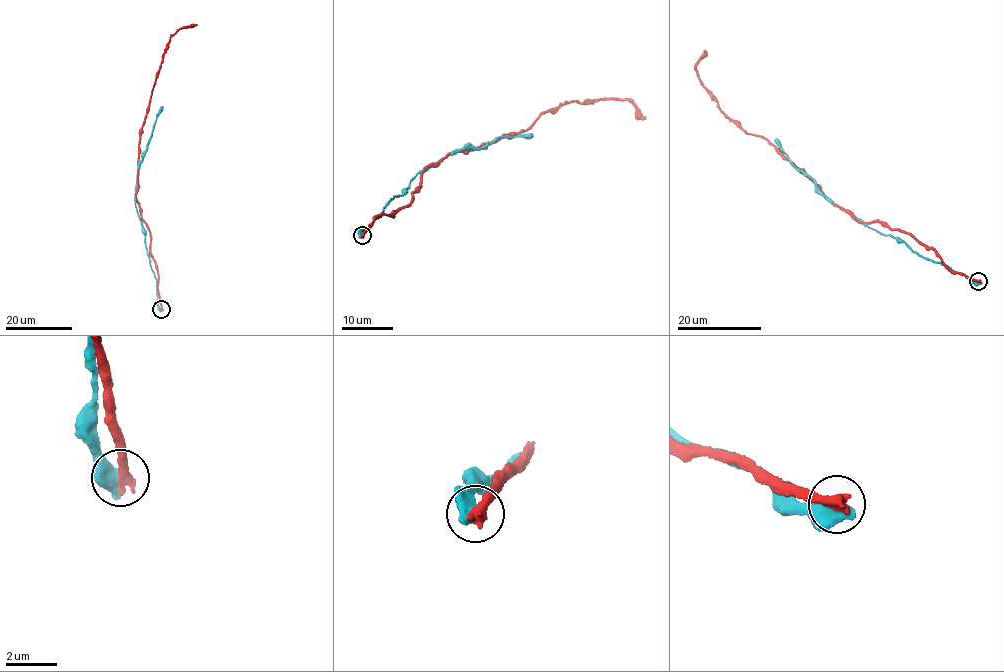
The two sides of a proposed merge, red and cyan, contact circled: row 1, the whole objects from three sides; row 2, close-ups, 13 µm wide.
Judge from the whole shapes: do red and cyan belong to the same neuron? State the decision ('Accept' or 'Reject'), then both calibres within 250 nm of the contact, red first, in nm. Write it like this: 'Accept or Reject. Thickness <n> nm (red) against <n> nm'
Reject. Thickness 500 nm (red) against 700 nm

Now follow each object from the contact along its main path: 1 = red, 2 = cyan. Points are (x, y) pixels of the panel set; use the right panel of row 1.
1: (978, 281), (954, 273), (908, 234), (862, 223), (764, 138), (749, 135), (704, 87), (695, 68), (705, 49)
2: (978, 281), (925, 259), (840, 208), (793, 165), (775, 138)

